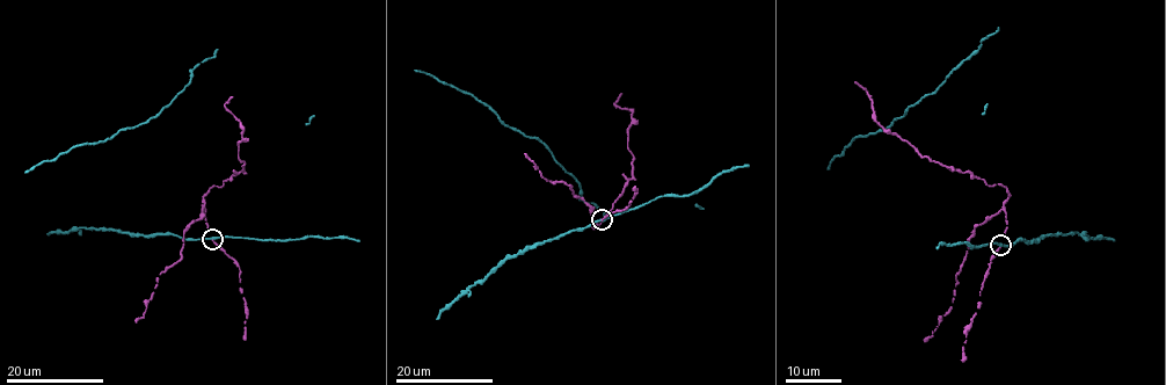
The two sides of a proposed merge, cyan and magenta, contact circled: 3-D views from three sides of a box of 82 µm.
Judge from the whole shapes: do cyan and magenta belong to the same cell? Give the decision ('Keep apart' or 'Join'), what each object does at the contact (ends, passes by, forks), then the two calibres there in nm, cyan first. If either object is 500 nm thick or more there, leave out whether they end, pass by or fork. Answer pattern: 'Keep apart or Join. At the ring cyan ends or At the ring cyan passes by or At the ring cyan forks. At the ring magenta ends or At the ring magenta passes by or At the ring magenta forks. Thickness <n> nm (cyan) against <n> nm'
Keep apart. At the ring cyan passes by. At the ring magenta ends. Thickness 300 nm (cyan) against 180 nm

